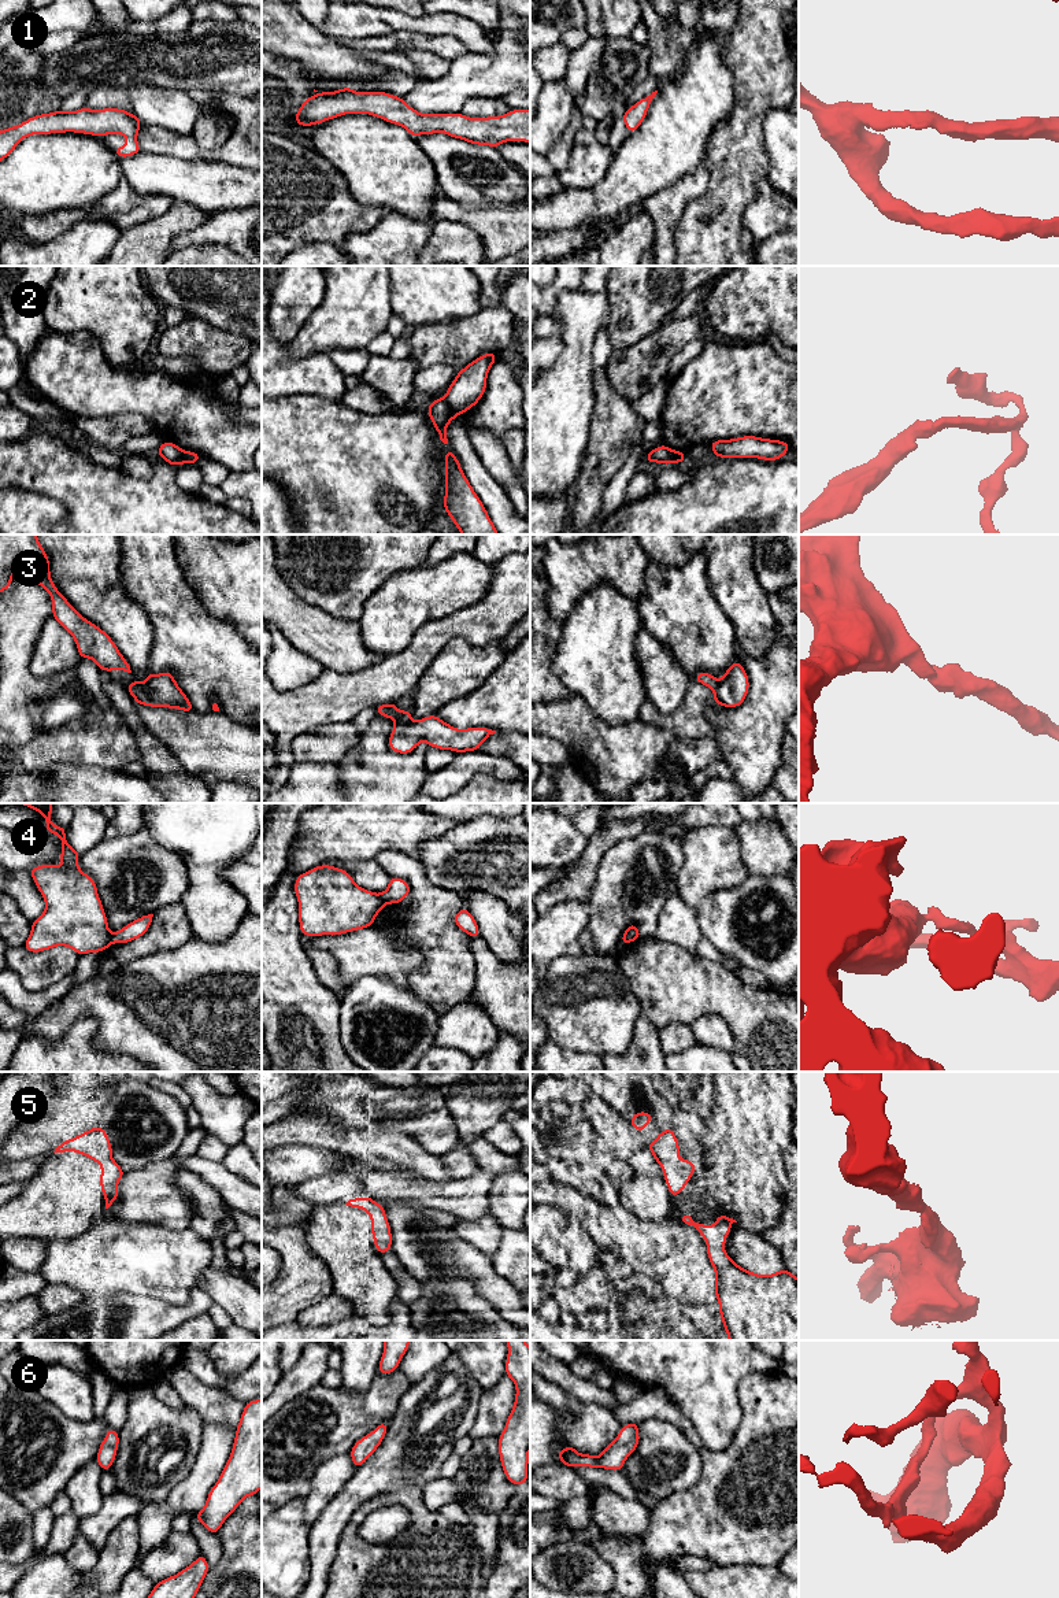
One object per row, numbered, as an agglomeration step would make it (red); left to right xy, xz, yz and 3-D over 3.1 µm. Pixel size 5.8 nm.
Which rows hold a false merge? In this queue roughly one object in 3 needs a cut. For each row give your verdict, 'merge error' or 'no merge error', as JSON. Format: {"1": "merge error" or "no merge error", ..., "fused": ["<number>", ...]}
{"1": "no merge error", "2": "merge error", "3": "no merge error", "4": "merge error", "5": "no merge error", "6": "no merge error", "fused": ["2", "4"]}

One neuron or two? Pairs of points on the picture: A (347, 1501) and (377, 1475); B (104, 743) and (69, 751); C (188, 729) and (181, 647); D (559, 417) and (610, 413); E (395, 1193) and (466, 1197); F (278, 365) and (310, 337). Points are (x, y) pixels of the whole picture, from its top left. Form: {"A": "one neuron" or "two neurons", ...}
{"A": "one neuron", "B": "one neuron", "C": "two neurons", "D": "two neurons", "E": "one neuron", "F": "two neurons"}

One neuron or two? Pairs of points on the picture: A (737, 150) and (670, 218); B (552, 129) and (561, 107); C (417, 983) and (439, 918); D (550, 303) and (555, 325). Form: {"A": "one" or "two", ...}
{"A": "two", "B": "one", "C": "one", "D": "two"}

